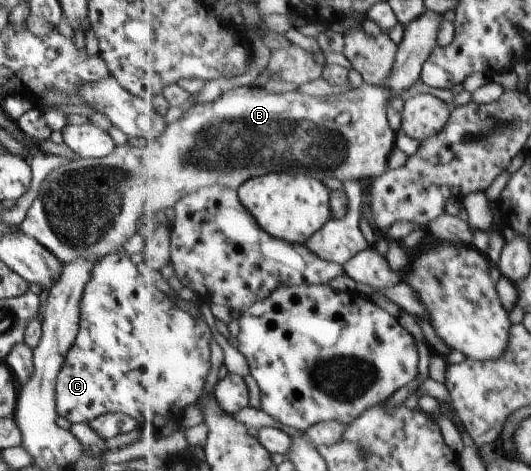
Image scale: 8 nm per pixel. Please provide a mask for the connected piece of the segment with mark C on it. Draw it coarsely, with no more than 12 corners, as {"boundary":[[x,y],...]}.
{"boundary":[[122,250],[94,263],[55,379],[71,423],[179,427],[212,329]]}

